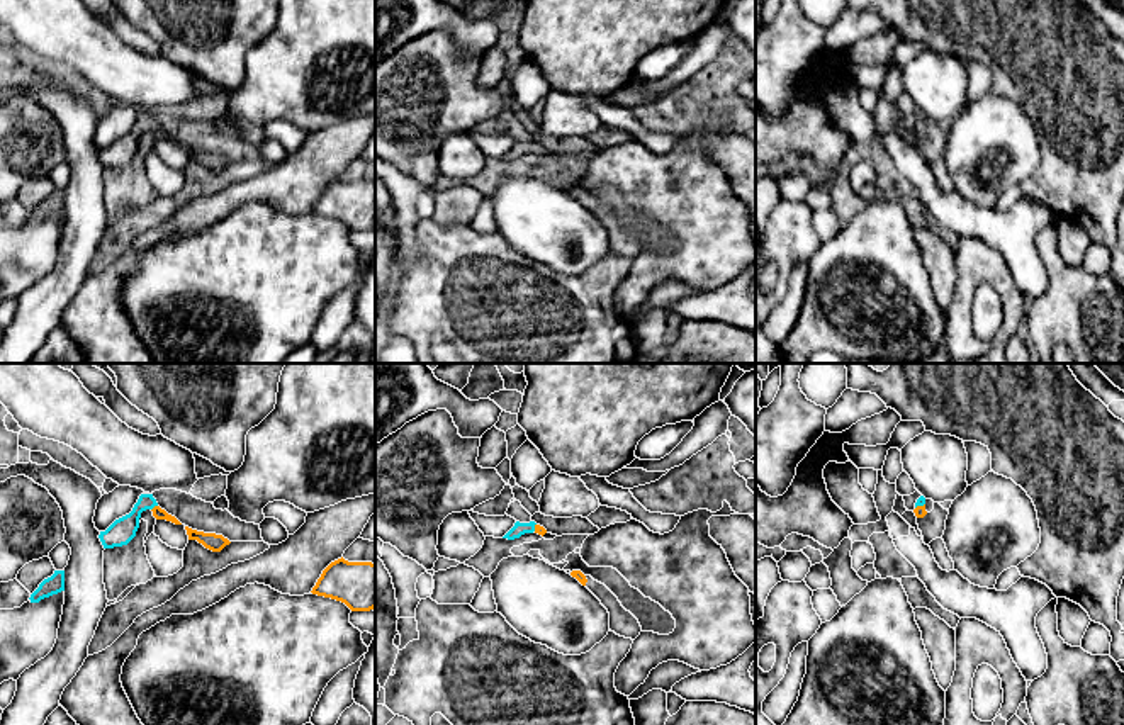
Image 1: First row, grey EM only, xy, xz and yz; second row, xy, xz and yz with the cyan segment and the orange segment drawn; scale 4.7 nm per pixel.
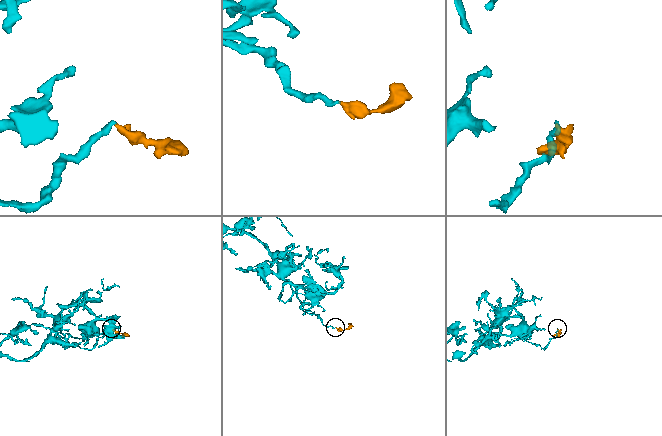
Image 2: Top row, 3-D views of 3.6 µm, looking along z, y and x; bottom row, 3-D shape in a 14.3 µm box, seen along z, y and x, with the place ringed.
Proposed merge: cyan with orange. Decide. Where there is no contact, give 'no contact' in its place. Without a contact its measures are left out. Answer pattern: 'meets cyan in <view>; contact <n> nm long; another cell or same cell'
meets cyan in xy; contact 40 nm long; same cell

